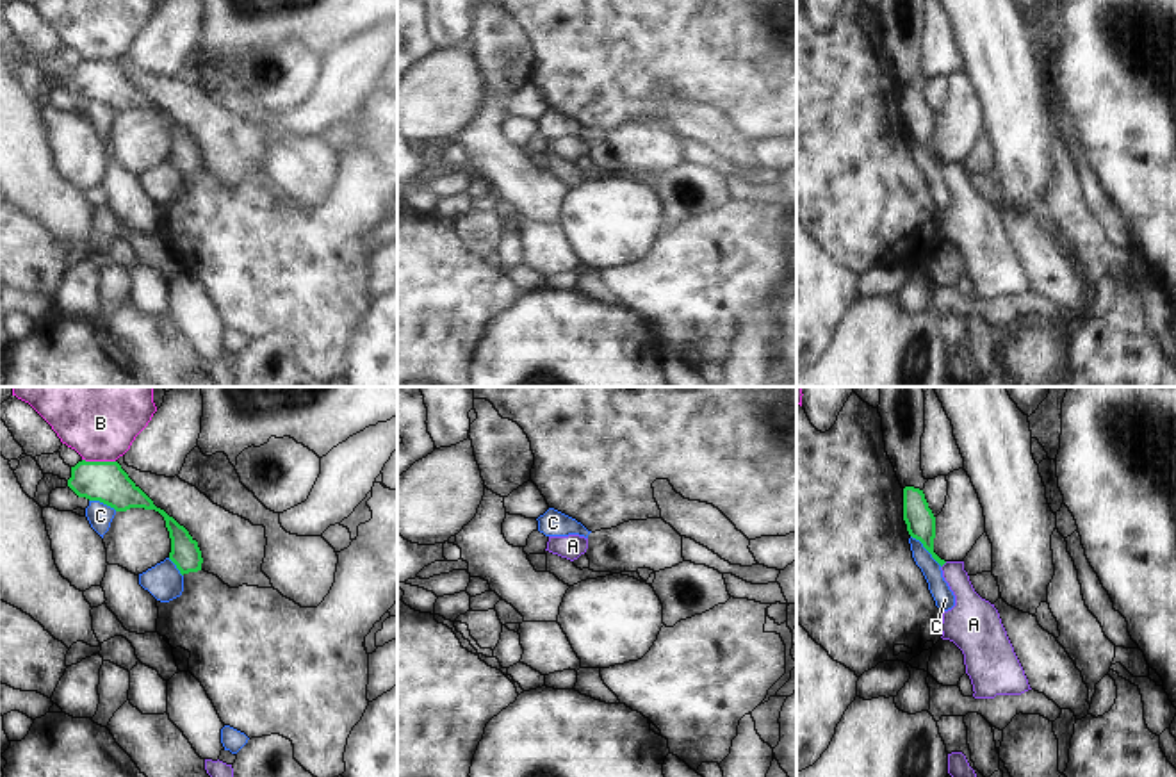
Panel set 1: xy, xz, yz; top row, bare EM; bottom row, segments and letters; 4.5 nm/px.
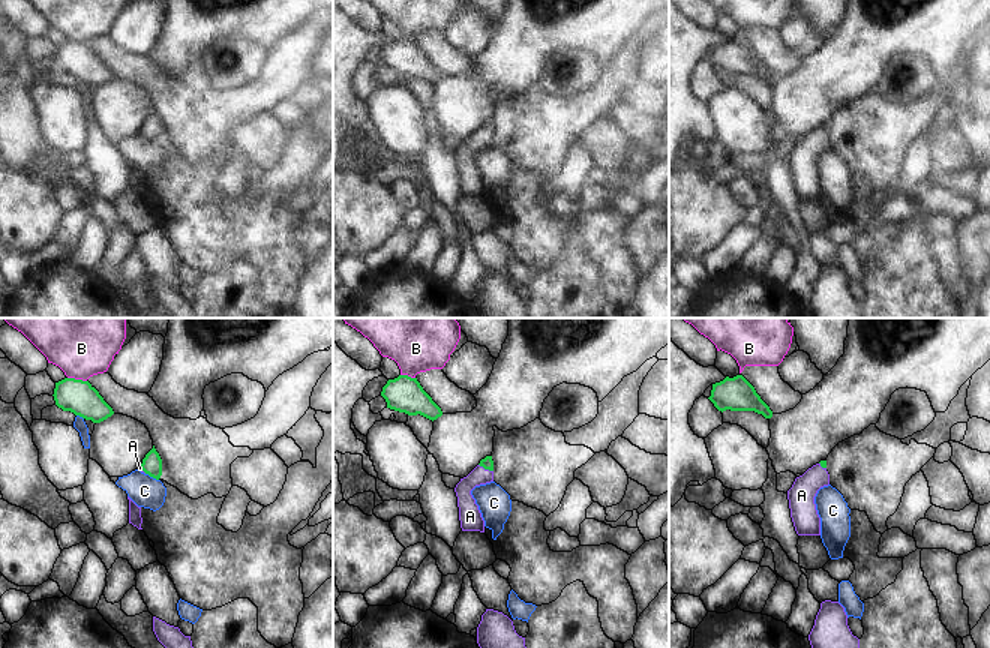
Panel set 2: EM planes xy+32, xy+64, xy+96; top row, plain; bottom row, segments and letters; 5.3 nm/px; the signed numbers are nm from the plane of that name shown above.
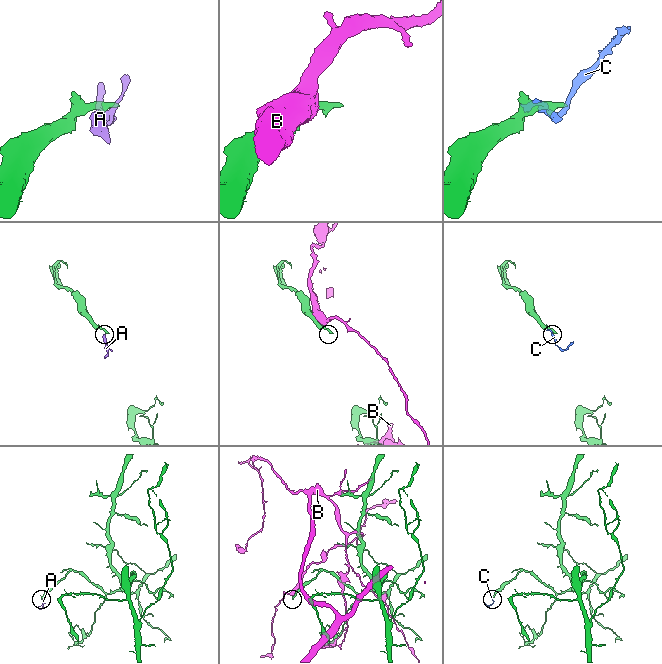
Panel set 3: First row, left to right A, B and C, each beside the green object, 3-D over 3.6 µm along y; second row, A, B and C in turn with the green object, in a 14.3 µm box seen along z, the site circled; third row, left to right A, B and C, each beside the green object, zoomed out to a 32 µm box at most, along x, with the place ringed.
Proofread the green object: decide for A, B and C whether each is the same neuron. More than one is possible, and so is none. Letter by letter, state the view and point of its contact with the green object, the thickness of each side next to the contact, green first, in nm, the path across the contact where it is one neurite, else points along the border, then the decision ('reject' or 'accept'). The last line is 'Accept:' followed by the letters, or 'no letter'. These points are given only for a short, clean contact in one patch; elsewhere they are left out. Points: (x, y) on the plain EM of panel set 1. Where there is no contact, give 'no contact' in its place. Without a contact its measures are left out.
A: meets green in yz at (943, 164); 130 nm thick on the green side, 160 nm on the other; runs through yz (920, 122), (930, 152), (943, 164), (957, 179), (970, 212); accept
B: meets green in xy at (98, 63); 190 nm thick on the green side, 280 nm on the other; border along xy (82, 59), (114, 63); reject
C: meets green in yz at (925, 148); 130 nm thick on the green side, 90 nm on the other; reject
Accept: A

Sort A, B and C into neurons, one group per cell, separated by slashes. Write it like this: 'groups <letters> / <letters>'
groups A / B / C

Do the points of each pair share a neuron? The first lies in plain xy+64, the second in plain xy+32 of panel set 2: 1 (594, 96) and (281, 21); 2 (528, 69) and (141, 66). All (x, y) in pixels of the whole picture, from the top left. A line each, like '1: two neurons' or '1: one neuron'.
1: two neurons
2: two neurons

